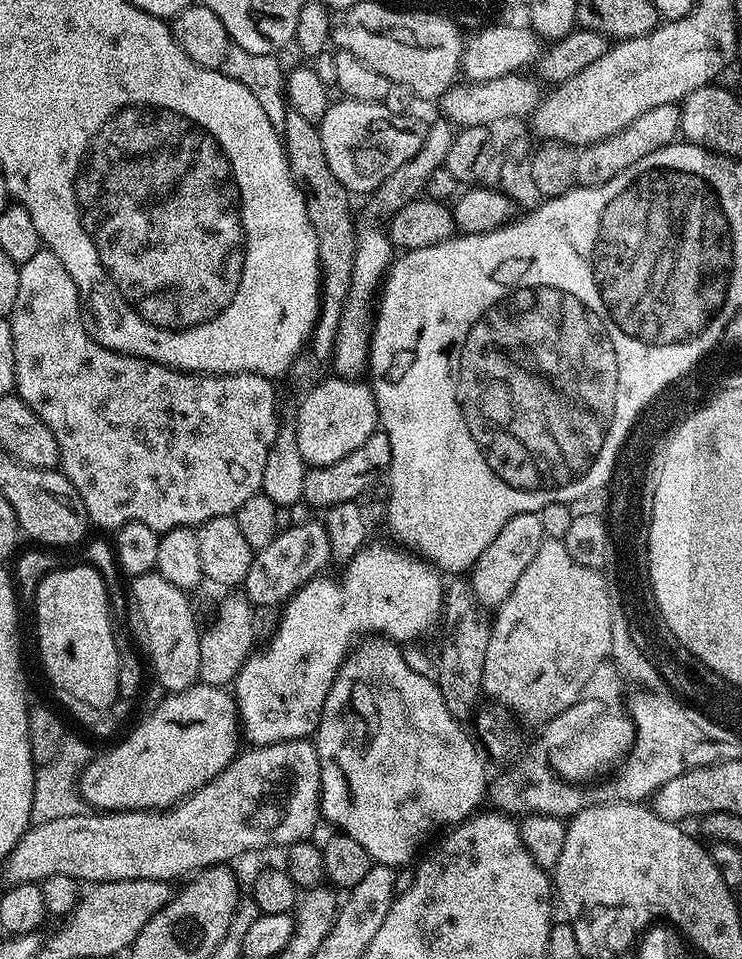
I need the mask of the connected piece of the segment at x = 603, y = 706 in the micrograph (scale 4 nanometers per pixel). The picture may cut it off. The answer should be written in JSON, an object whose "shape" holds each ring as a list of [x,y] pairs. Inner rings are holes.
{"shape":[[[580,699],[577,704],[547,721],[542,728],[544,737],[540,744],[530,748],[537,760],[545,760],[559,779],[572,786],[584,786],[607,777],[628,755],[634,739],[631,717],[621,705],[619,708],[608,700],[588,699]]]}

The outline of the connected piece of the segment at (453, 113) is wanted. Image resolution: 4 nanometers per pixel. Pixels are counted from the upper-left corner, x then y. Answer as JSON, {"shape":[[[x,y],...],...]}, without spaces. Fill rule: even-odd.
{"shape":[[[513,74],[502,78],[490,78],[489,80],[477,80],[475,82],[457,82],[440,96],[438,107],[439,115],[445,120],[460,128],[470,126],[497,126],[503,120],[516,120],[519,116],[531,117],[542,99],[541,85],[535,79],[524,76],[528,74]]]}

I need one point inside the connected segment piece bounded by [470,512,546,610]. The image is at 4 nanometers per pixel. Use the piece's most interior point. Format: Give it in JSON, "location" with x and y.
{"location":[492,576]}

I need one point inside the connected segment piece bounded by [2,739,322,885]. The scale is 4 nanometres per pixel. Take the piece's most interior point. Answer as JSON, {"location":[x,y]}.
{"location":[270,795]}

